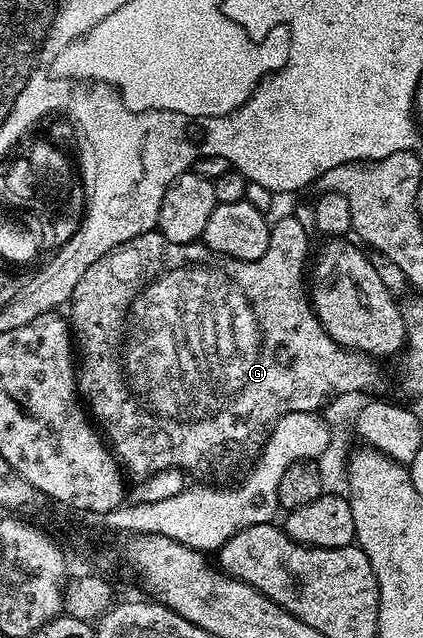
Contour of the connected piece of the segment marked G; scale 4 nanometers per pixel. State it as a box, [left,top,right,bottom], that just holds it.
[70,217,379,483]

